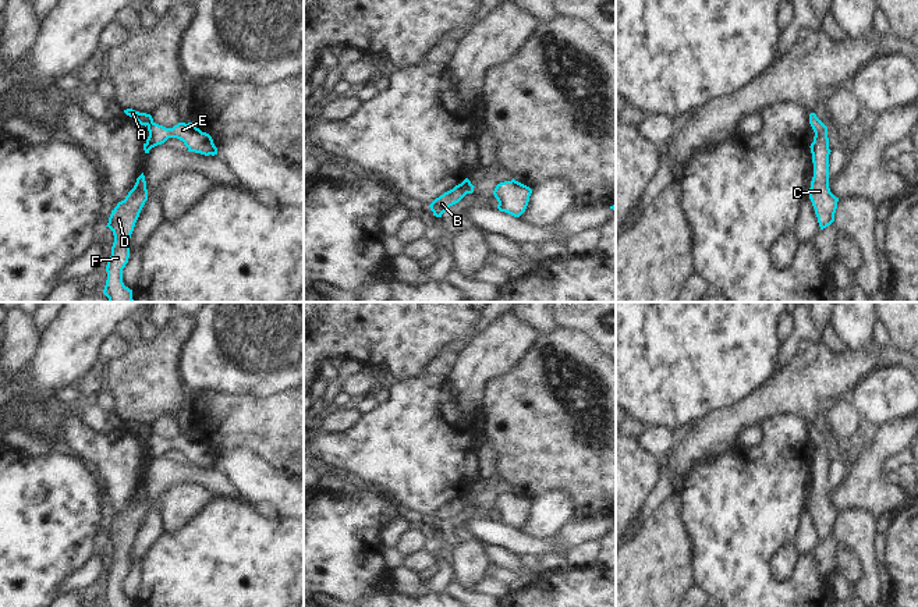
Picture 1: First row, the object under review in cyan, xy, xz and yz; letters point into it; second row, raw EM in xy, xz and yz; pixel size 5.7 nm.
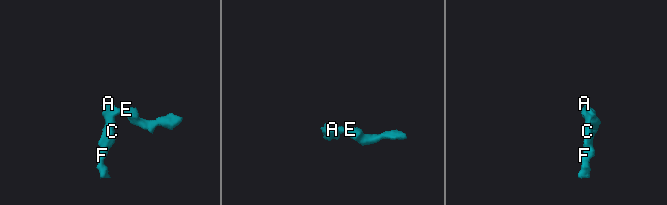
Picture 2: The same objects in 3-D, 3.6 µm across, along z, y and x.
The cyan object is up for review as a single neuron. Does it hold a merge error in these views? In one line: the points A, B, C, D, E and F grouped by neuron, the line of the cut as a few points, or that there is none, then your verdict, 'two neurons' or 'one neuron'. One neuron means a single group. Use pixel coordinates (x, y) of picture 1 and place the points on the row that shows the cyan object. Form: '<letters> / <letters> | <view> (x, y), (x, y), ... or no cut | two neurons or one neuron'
A B C D F / E | xz (457, 185), (464, 195) | two neurons

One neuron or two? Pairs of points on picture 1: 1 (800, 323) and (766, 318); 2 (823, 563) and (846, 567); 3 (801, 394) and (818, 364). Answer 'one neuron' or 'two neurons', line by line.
1: two neurons
2: two neurons
3: one neuron

